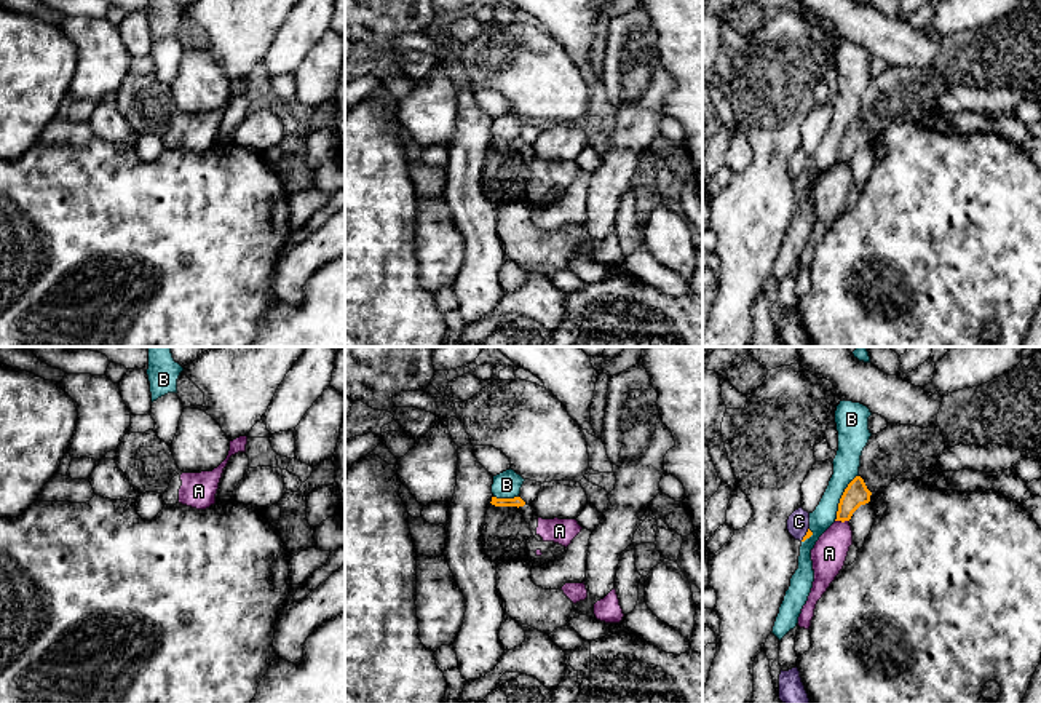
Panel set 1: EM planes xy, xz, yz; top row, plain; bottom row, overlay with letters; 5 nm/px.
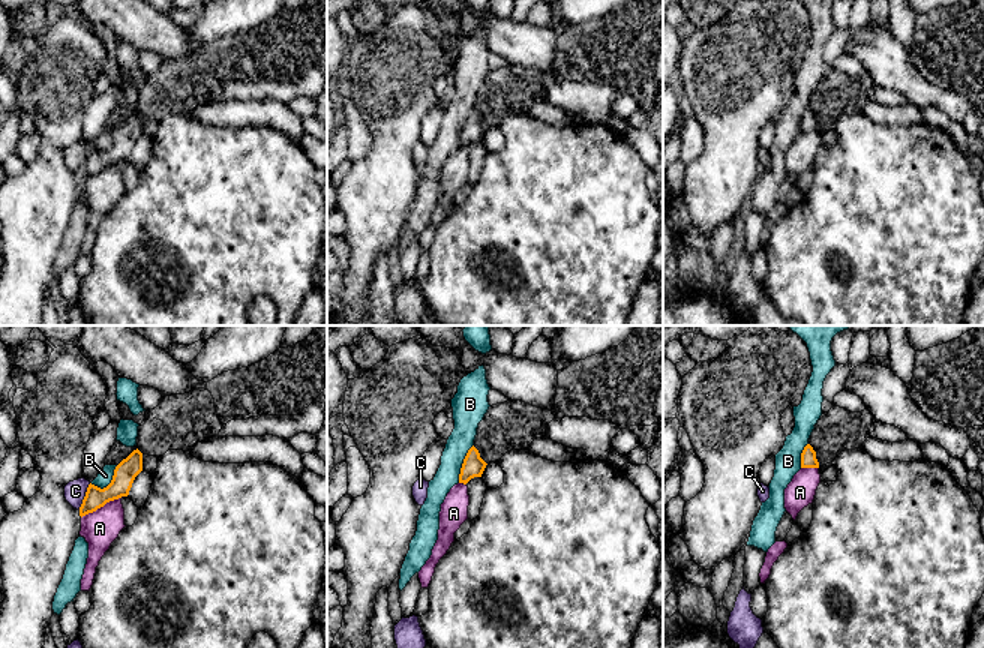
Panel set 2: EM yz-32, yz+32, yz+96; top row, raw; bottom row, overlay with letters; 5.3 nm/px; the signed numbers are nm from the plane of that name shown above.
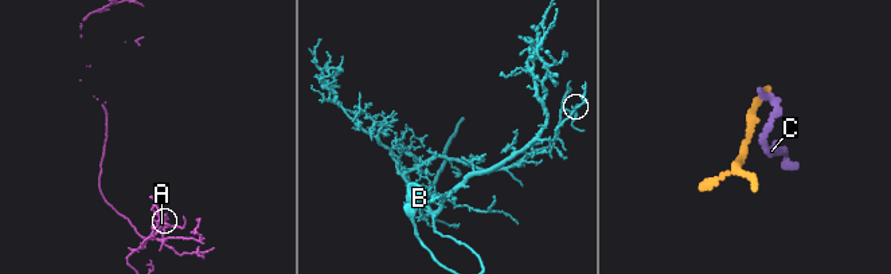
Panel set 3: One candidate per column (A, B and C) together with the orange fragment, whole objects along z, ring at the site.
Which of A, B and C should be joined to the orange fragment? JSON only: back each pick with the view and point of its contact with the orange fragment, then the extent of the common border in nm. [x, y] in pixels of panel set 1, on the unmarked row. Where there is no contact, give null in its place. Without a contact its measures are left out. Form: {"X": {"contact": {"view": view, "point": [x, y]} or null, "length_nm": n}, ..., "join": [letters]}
{"join": []}

